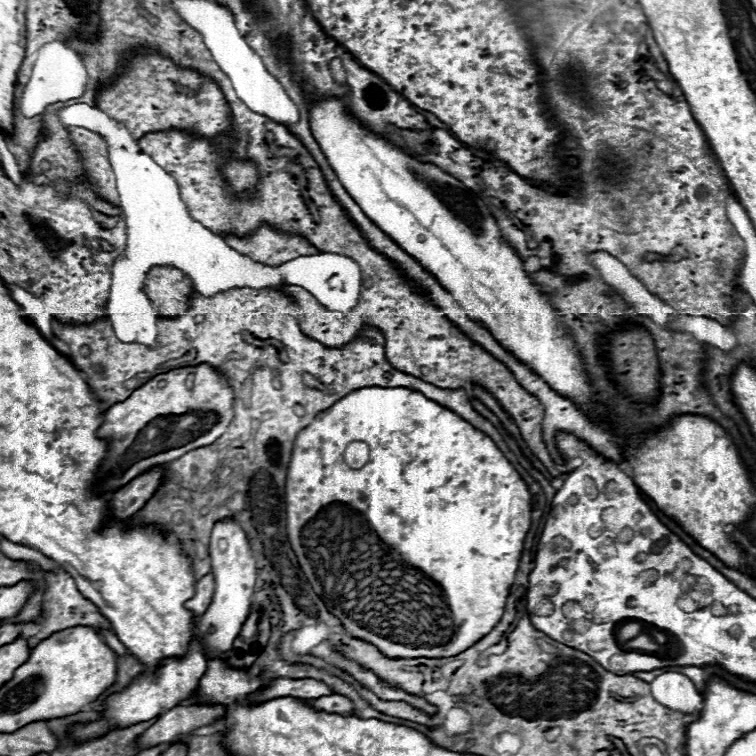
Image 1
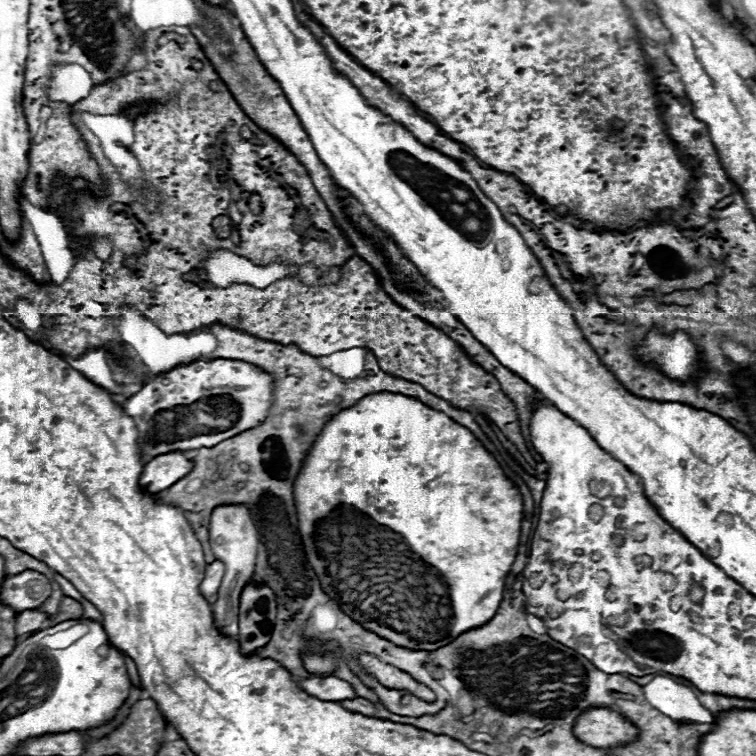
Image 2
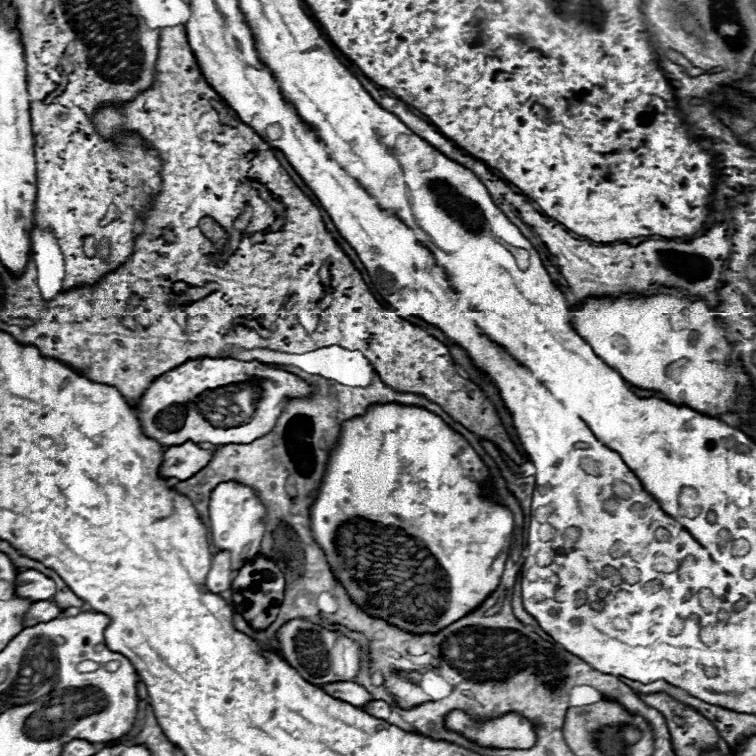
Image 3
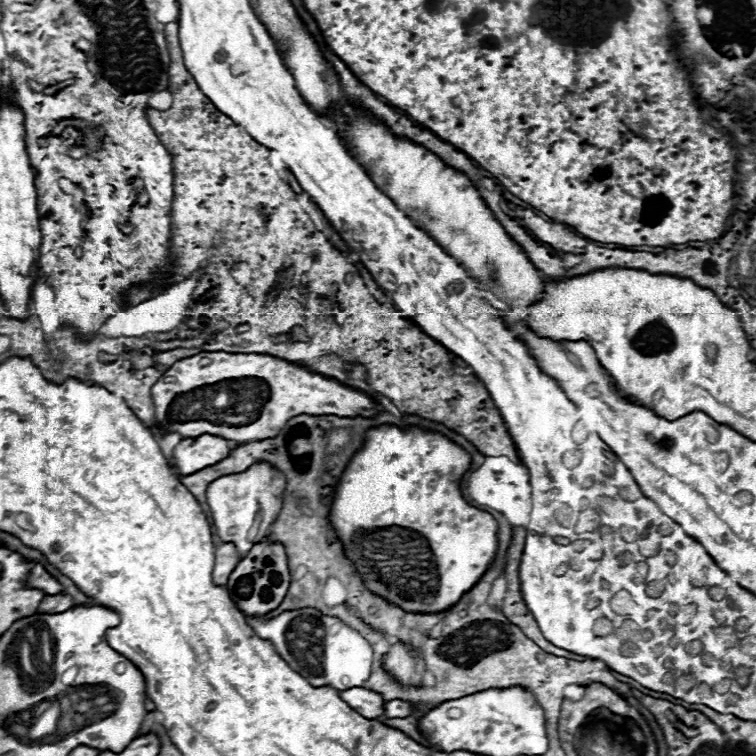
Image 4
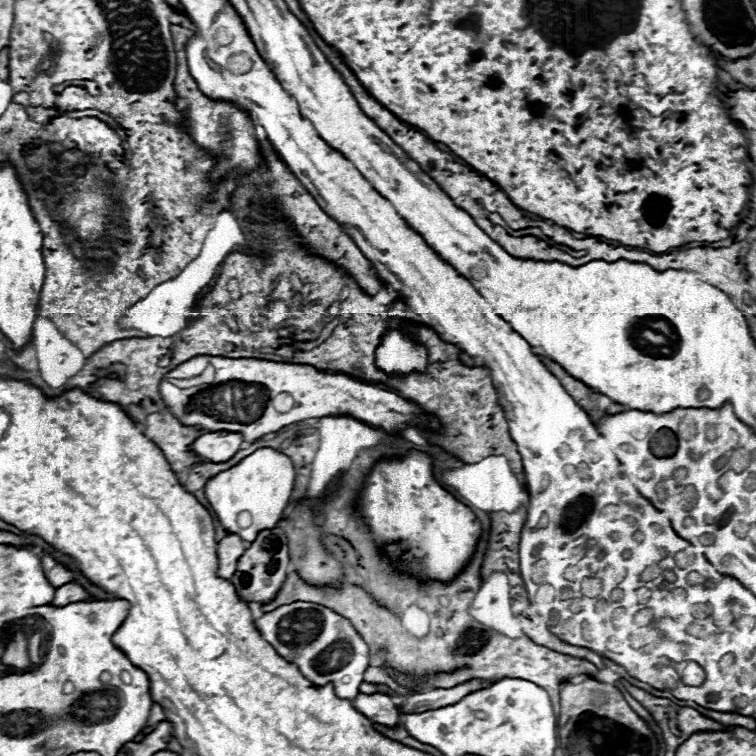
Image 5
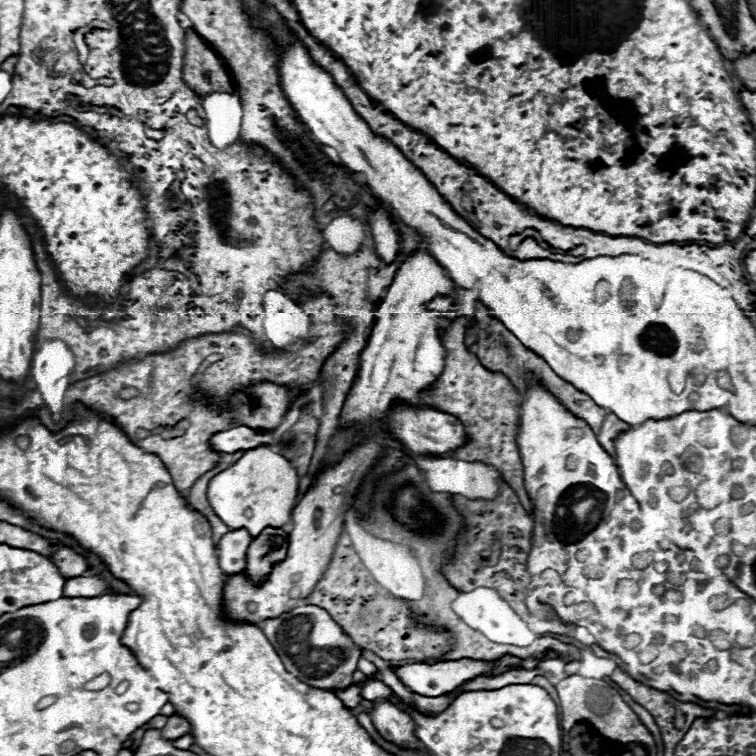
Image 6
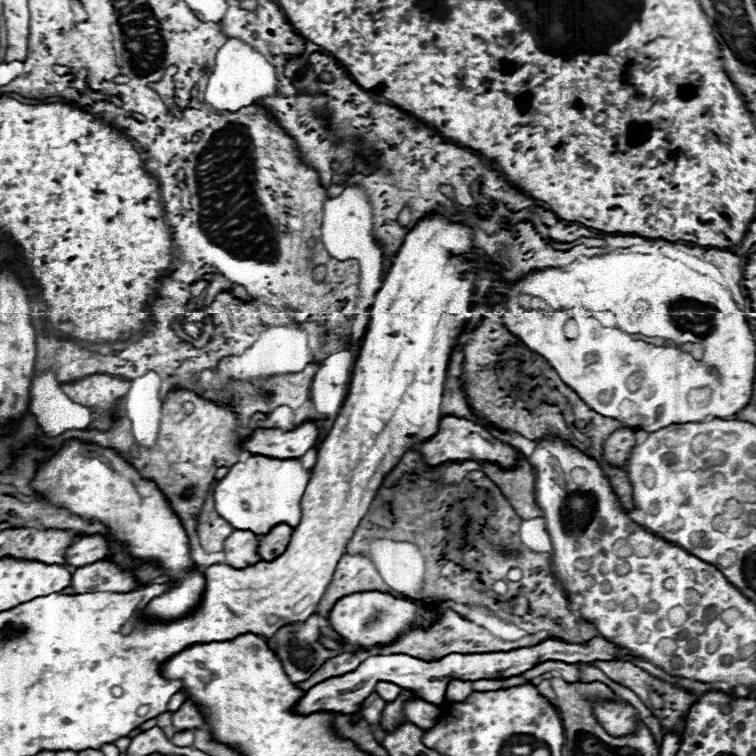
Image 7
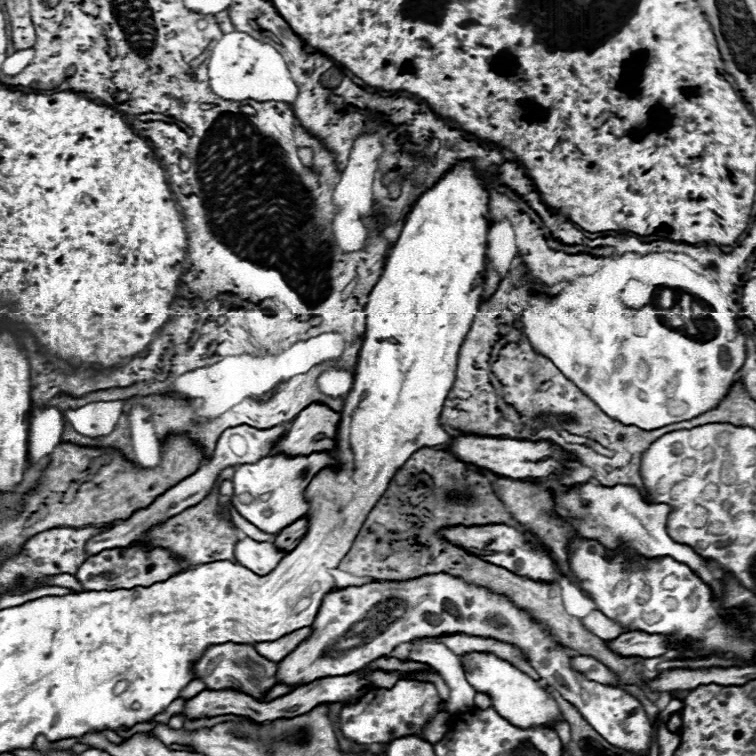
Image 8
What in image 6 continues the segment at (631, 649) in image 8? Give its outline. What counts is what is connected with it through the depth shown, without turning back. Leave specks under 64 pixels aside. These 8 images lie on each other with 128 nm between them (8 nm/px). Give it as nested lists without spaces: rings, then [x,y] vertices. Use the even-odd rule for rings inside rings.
[[[504,656],[500,662],[496,664],[486,664],[486,662],[476,662],[476,660],[458,660],[458,662],[436,662],[436,664],[404,664],[400,666],[396,672],[396,676],[404,682],[404,686],[410,688],[410,692],[422,694],[422,696],[442,696],[452,692],[456,686],[460,686],[462,682],[476,678],[480,674],[498,674],[510,668],[522,668],[522,660],[514,658],[514,656]],[[350,686],[346,690],[336,690],[336,696],[340,696],[340,700],[348,706],[348,708],[356,708],[362,700],[360,696],[360,686]]]

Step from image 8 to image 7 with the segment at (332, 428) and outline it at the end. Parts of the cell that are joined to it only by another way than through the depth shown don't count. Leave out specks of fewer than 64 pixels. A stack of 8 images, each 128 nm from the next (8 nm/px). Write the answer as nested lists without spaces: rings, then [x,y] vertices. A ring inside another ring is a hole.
[[[304,422],[296,430],[282,432],[274,428],[254,428],[242,442],[242,450],[270,458],[300,458],[316,444],[316,422]]]

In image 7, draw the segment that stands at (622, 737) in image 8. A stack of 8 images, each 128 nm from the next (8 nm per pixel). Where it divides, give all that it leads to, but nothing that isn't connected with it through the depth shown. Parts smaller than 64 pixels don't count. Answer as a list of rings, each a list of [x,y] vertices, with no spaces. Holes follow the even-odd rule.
[[[358,592],[344,596],[336,602],[330,614],[332,628],[346,640],[346,644],[360,644],[364,648],[370,648],[374,644],[388,644],[410,628],[430,626],[432,620],[434,610],[430,606],[414,604],[406,598],[394,598],[384,592]],[[606,702],[604,706],[596,706],[594,714],[602,728],[612,736],[626,736],[634,732],[634,722],[638,718],[636,710],[624,702]]]

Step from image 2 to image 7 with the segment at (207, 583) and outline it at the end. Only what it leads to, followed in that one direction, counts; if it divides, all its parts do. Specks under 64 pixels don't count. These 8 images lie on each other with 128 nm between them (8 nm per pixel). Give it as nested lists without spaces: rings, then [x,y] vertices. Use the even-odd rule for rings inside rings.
[[[234,530],[226,540],[224,540],[224,564],[232,568],[244,568],[250,564],[260,562],[262,558],[258,556],[258,536],[248,530]]]

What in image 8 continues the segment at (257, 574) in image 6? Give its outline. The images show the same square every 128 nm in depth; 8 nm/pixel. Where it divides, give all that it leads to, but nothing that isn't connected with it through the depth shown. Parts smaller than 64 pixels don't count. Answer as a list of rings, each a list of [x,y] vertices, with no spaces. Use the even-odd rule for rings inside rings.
[[[300,518],[300,520],[296,520],[294,524],[290,524],[288,528],[280,530],[280,532],[276,534],[276,538],[274,538],[276,548],[280,548],[282,552],[290,552],[292,548],[296,548],[296,544],[298,544],[298,542],[302,540],[302,536],[306,534],[306,528],[308,528],[306,518]]]

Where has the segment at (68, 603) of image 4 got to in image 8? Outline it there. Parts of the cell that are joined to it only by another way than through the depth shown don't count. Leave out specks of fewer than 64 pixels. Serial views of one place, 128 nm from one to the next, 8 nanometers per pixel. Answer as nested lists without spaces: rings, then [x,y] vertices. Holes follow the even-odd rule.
[[[132,544],[128,548],[112,548],[104,550],[96,556],[88,556],[84,564],[78,568],[76,578],[82,584],[82,590],[92,588],[134,588],[134,586],[148,586],[156,580],[168,580],[168,576],[182,570],[182,564],[172,560],[168,550],[144,550],[140,544]]]

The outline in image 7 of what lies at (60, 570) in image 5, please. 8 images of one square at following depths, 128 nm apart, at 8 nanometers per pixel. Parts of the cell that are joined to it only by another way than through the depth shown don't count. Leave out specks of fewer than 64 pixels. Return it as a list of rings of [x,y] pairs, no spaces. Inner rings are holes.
[[[96,534],[96,536],[80,538],[76,544],[72,544],[72,548],[68,548],[64,558],[68,560],[70,568],[82,568],[84,564],[92,564],[92,562],[102,560],[106,552],[108,552],[106,538]]]

